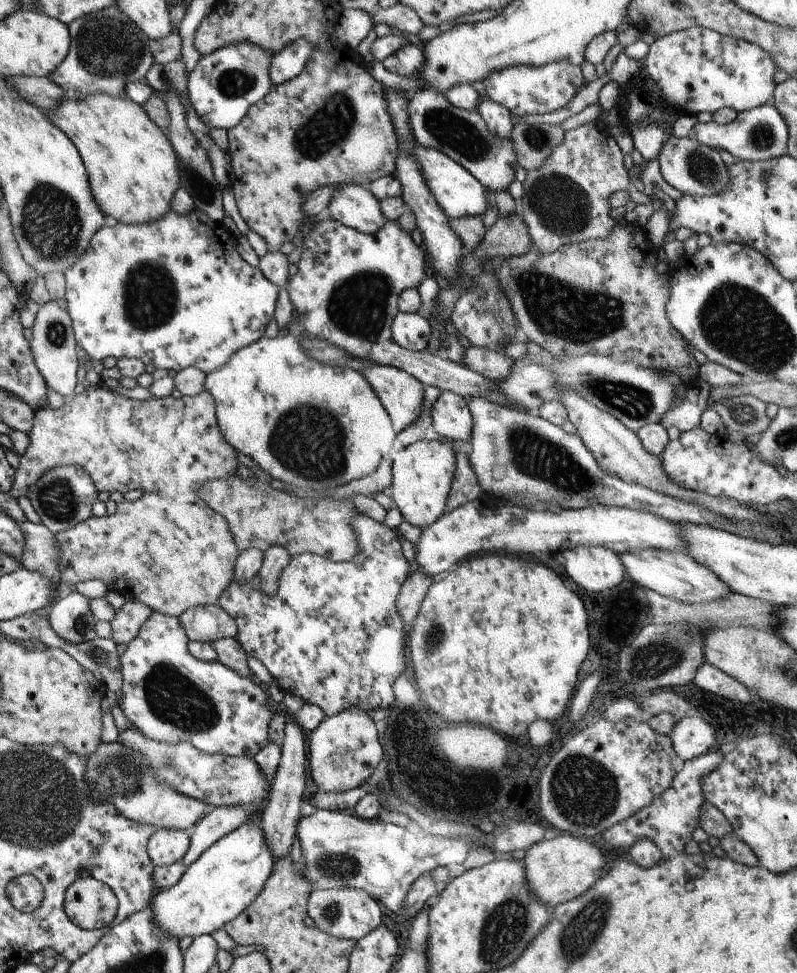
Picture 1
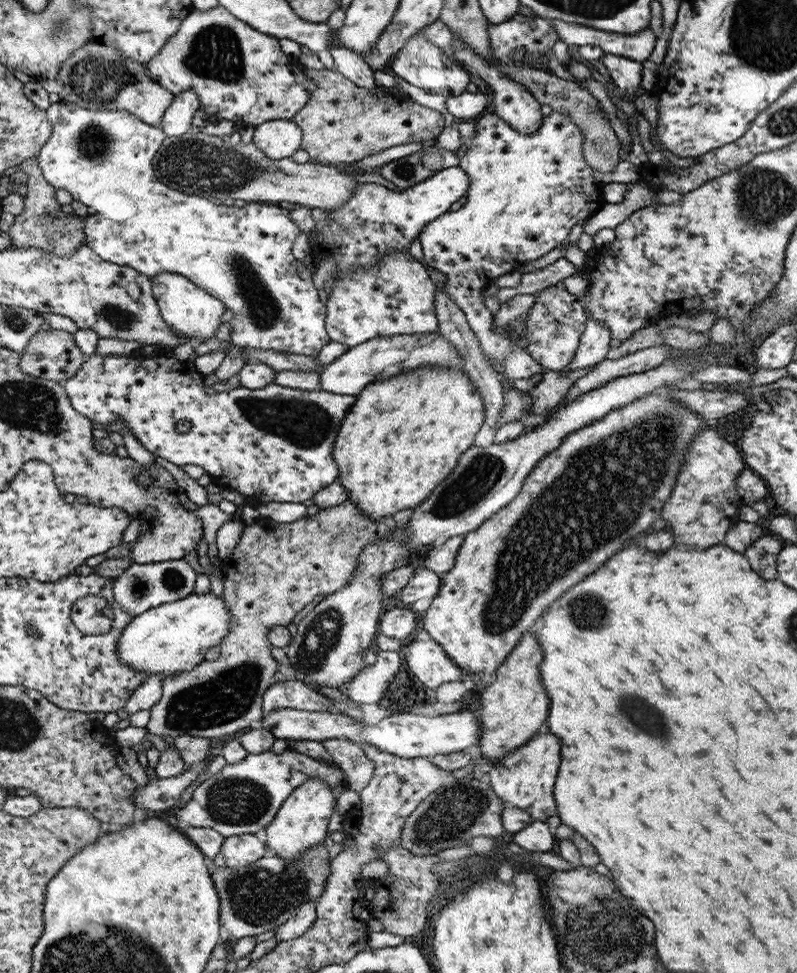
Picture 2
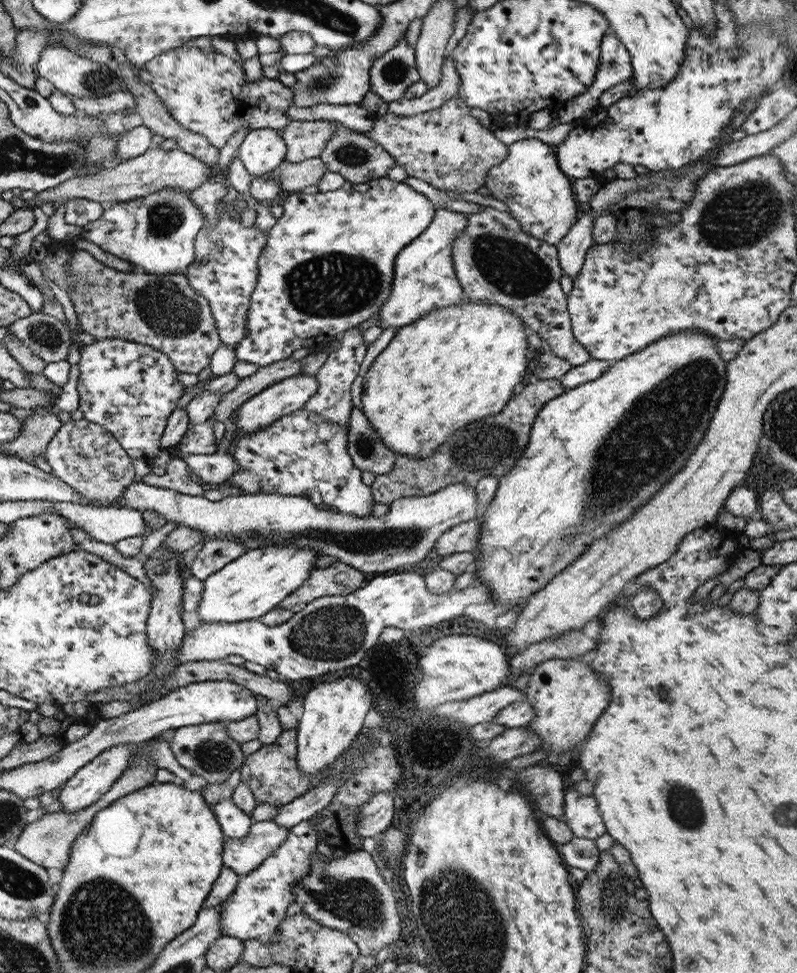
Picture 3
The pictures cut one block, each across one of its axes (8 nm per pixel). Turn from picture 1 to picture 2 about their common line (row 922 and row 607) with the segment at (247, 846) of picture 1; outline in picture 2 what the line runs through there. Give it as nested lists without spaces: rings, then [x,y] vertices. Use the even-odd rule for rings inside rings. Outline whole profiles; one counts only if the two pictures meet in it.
[[[193,593],[176,602],[162,604],[135,616],[119,638],[120,663],[148,675],[164,677],[192,671],[205,660],[209,648],[218,646],[228,634],[231,612],[222,596]]]

